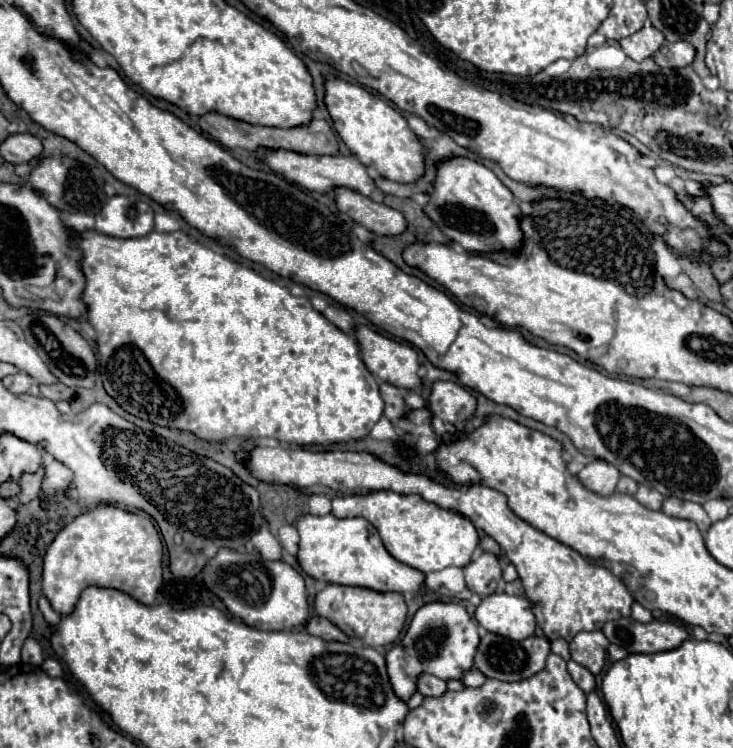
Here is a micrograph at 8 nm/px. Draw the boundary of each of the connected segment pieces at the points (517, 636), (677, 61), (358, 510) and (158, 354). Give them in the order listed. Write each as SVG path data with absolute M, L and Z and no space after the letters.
M490 594L482 598L474 618L488 632L496 632L510 640L524 640L536 630L532 604L524 596Z
M666 42L660 52L654 56L656 64L660 64L660 68L682 68L682 66L688 66L692 64L696 56L696 50L692 44L688 42Z
M372 492L368 496L338 496L332 500L332 514L336 518L362 516L378 530L386 550L400 562L428 574L444 570L446 566L466 566L480 541L474 524L454 512L438 508L420 496L396 492Z
M80 232L80 248L84 252L82 270L86 276L86 290L82 300L88 306L88 322L98 334L98 362L100 374L104 380L106 392L130 414L148 420L158 426L178 428L194 432L202 440L220 442L232 436L260 436L276 438L280 442L298 444L298 446L326 446L332 442L348 442L354 438L364 438L372 426L380 420L384 412L384 400L378 392L376 378L364 366L358 354L358 342L354 336L340 332L324 314L316 312L306 296L292 296L288 288L278 286L272 280L258 276L254 270L240 266L234 260L228 260L210 248L190 242L184 232L150 232L142 238L112 238L100 232Z

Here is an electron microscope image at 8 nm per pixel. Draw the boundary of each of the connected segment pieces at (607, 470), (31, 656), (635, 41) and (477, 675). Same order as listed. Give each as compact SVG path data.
M592 460L578 472L578 480L584 488L600 494L600 496L610 496L614 494L614 488L620 480L620 472L616 466L604 462L604 460Z
M28 638L24 642L24 646L22 646L22 662L34 664L34 666L40 666L44 662L42 648L40 648L40 644L34 638Z
M646 22L644 28L638 30L636 34L620 40L622 50L624 50L632 60L636 60L636 62L646 60L646 58L650 58L652 54L656 54L662 44L664 44L664 34L662 34L660 30L656 30L656 28L652 28L650 22Z
M470 670L470 672L466 672L466 674L462 676L462 682L464 682L466 686L482 686L486 680L488 680L488 678L486 678L482 672L476 672L476 670Z

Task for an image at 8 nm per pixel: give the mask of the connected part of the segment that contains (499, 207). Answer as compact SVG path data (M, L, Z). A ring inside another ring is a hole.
M464 156L444 160L444 164L436 164L432 186L434 192L430 192L424 212L456 246L474 252L494 252L504 248L516 250L522 244L518 224L522 212L514 204L512 192L484 164Z

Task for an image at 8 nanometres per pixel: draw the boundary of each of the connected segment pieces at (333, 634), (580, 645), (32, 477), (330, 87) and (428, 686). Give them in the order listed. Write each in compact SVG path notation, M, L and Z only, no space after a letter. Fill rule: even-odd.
M312 616L306 622L306 630L312 636L322 636L322 640L338 640L338 642L350 642L350 638L346 634L342 634L330 620L322 618L322 616Z
M578 632L570 642L572 660L588 668L592 674L598 674L606 662L606 648L608 638L604 632Z
M40 468L36 474L26 474L26 476L22 476L22 480L20 480L20 488L22 488L22 492L20 492L18 496L14 496L14 500L16 500L16 502L28 502L28 500L38 498L40 482L42 482L42 474L44 474L44 470Z
M340 78L326 80L324 90L324 104L338 136L364 166L370 166L380 176L402 184L410 184L424 174L424 148L420 138L408 128L406 118L392 104L386 104L378 94L370 94L364 86Z
M422 674L420 680L418 680L418 692L422 696L434 696L434 698L440 698L444 692L446 692L446 680L440 680L436 676L430 676L430 674Z

